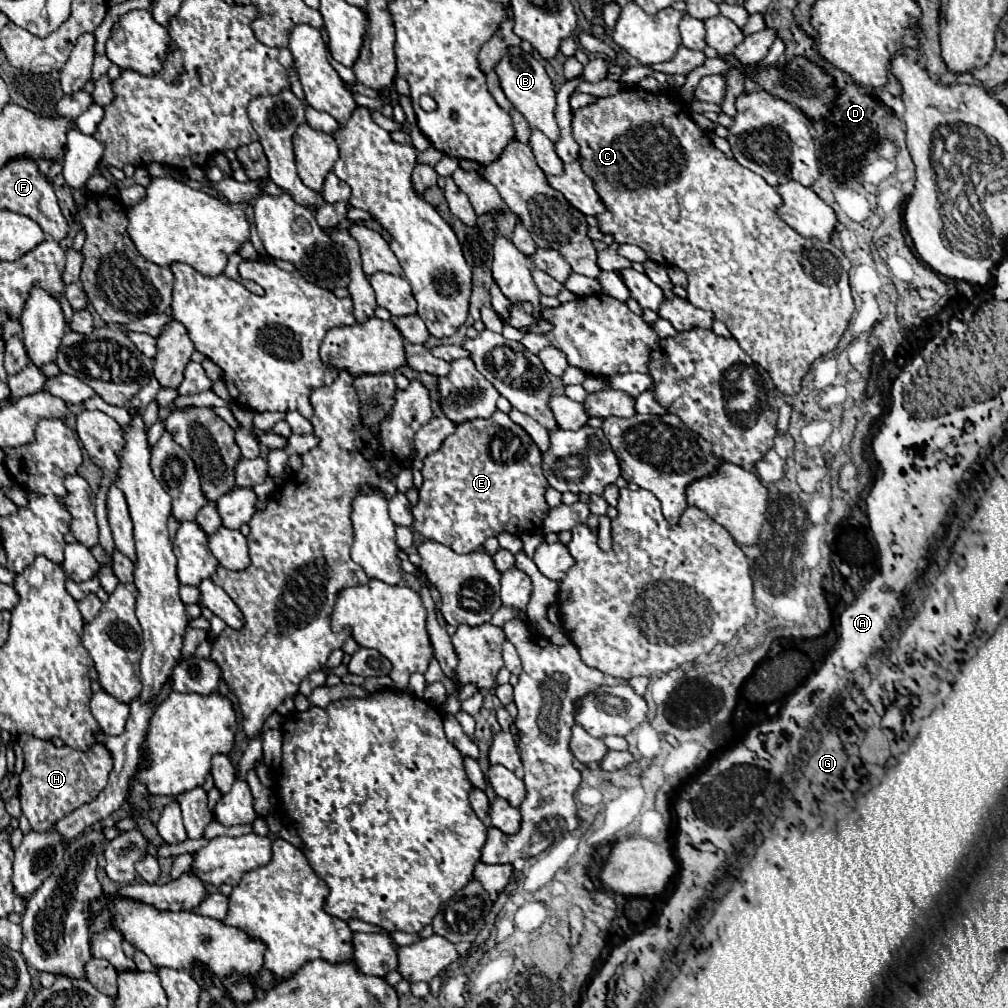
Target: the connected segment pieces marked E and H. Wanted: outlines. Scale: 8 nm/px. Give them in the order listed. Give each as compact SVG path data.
M496 410L496 414L488 420L478 418L472 422L462 422L456 432L444 440L438 452L424 458L422 476L424 484L420 488L420 498L412 508L412 530L422 534L426 540L452 548L458 554L478 550L486 538L498 536L500 532L510 532L516 536L522 532L538 532L548 510L544 500L548 482L540 470L540 450L532 438L500 410Z
M30 734L18 736L18 746L24 752L24 772L20 774L20 802L34 832L46 832L56 820L68 812L92 802L108 784L112 770L110 752L94 744L88 750L74 750L70 746L56 748L50 740L38 740Z

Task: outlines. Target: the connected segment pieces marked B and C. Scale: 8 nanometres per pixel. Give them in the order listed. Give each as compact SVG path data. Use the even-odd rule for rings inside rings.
M508 46L502 60L496 64L496 74L500 80L500 86L506 94L506 98L514 104L514 108L528 120L532 128L542 130L552 142L558 142L560 138L560 128L554 118L554 108L556 108L556 92L554 86L544 70L544 66L532 56L526 54L520 46Z
M634 88L634 90L620 90L618 94L608 96L608 98L596 98L592 104L574 112L572 130L574 130L574 138L580 146L582 170L594 182L594 188L606 206L606 212L598 216L600 232L612 234L618 244L640 246L646 252L648 260L652 260L660 266L676 266L676 268L684 270L688 276L688 300L696 308L710 310L718 320L722 320L726 324L726 328L730 330L730 334L738 340L738 344L752 356L752 360L758 362L770 374L774 386L782 394L796 394L800 390L800 380L806 374L806 370L810 368L810 364L816 358L832 352L838 346L838 342L848 326L848 320L854 314L854 300L852 300L850 284L848 284L850 260L842 254L842 250L830 242L820 242L818 238L804 238L794 228L790 228L786 222L776 218L774 208L780 204L780 196L776 194L776 190L764 178L760 178L758 174L740 166L734 158L728 158L724 152L720 152L712 144L712 140L698 126L694 126L688 106L686 104L682 106L682 102L672 100L668 92L652 94L642 88Z

